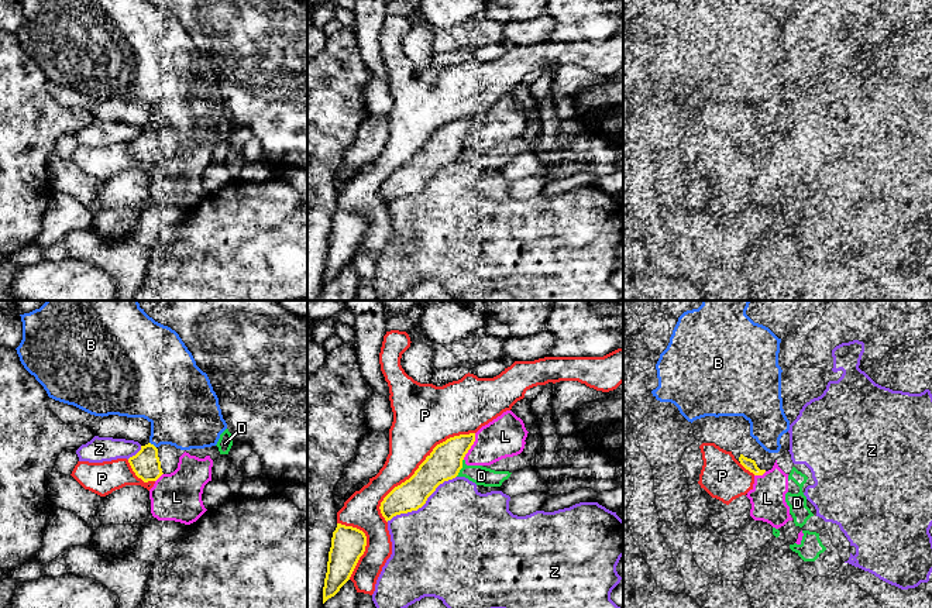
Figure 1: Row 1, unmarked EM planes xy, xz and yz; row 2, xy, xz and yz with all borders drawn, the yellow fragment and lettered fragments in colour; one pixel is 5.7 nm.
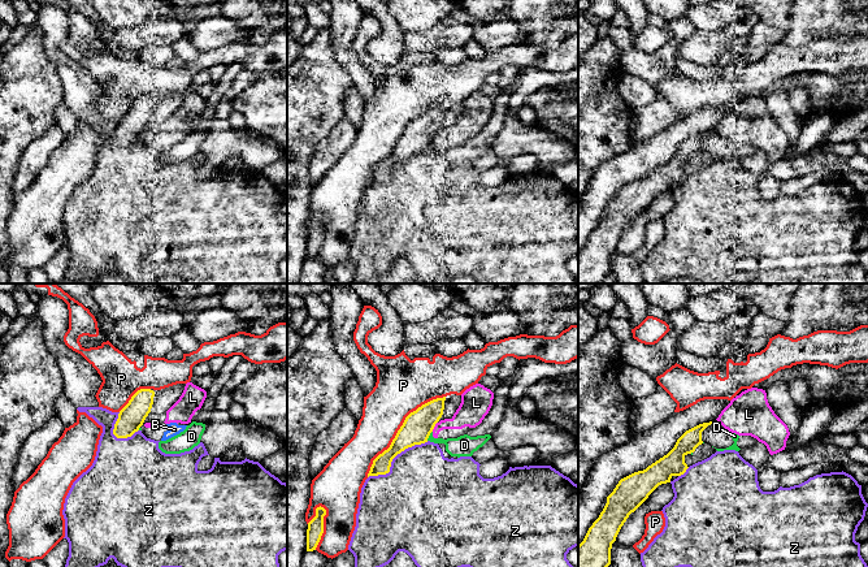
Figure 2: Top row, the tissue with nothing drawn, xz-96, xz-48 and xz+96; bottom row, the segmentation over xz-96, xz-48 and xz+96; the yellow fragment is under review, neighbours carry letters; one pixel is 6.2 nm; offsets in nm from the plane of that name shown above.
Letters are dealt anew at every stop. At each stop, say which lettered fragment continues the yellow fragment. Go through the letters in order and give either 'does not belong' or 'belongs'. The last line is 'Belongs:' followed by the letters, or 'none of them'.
B: does not belong
D: does not belong
L: does not belong
P: does not belong
Z: does not belong
Belongs: none of them

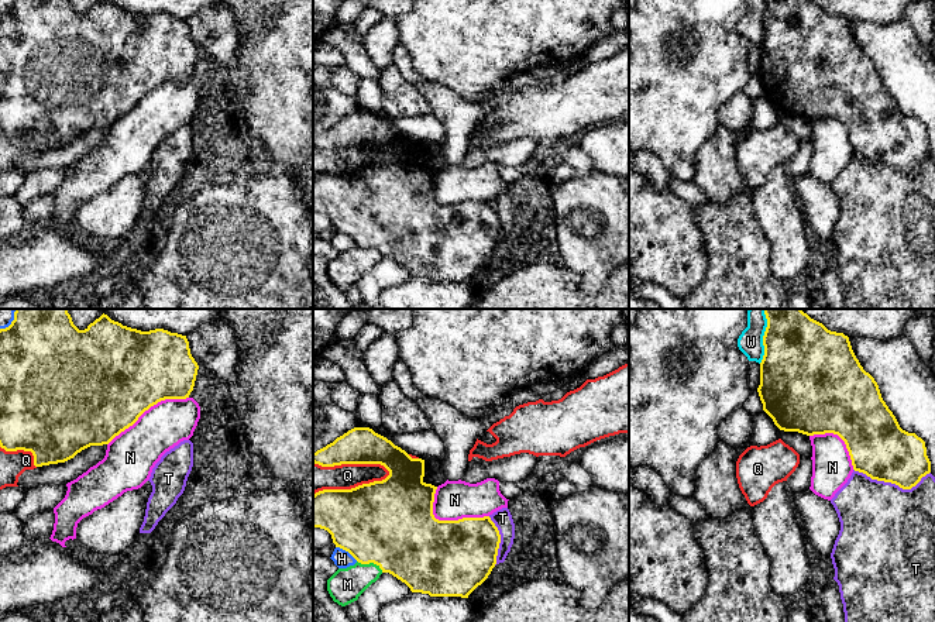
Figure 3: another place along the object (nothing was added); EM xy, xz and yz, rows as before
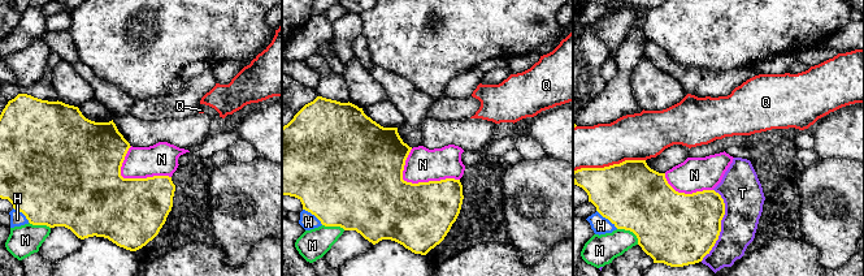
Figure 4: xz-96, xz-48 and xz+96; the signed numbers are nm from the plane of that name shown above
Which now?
H: does not belong
M: does not belong
N: belongs
Q: does not belong
T: does not belong
W: does not belong
Belongs: N

